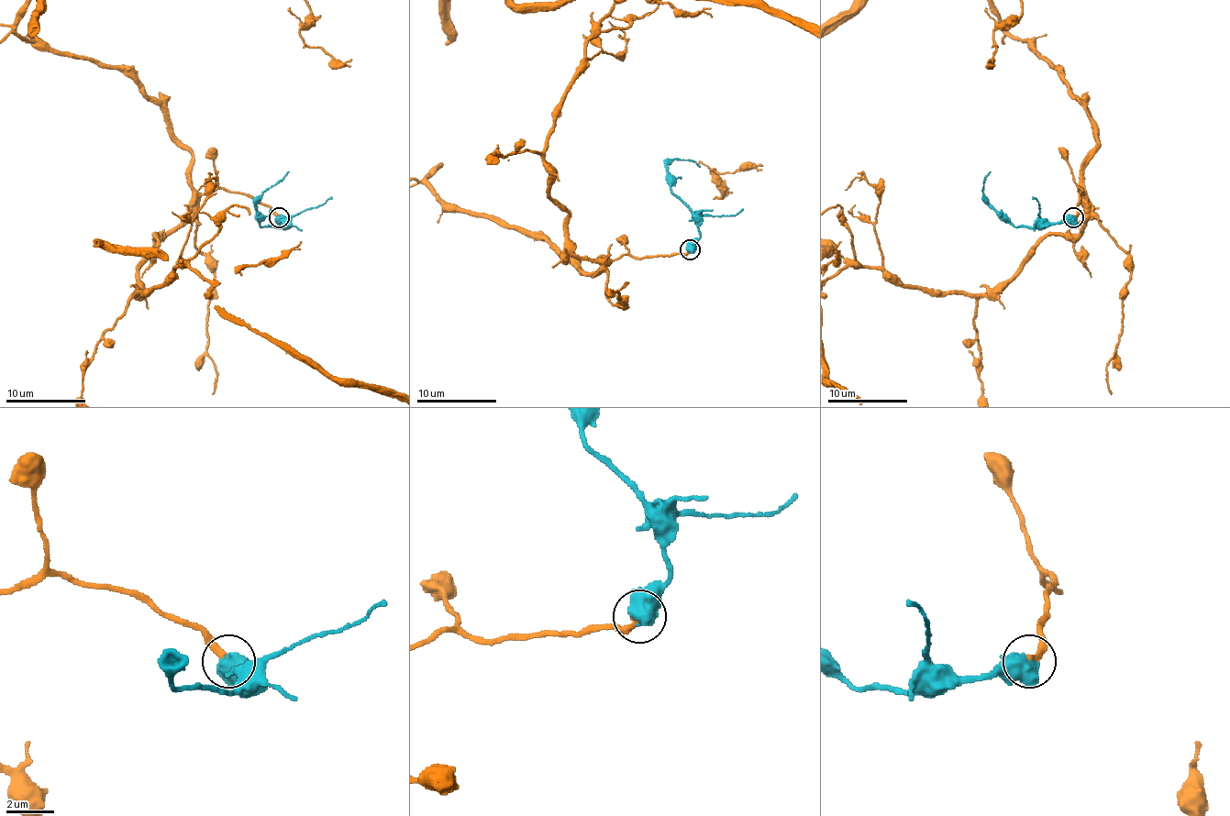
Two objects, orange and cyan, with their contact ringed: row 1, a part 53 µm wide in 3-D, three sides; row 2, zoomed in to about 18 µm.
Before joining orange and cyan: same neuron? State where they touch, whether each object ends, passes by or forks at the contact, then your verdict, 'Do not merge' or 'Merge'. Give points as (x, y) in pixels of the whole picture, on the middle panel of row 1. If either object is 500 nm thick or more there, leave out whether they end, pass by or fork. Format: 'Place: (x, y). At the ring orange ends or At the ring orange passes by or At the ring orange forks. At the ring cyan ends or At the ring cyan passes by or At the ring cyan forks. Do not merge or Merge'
Place: (690, 249). Merge

